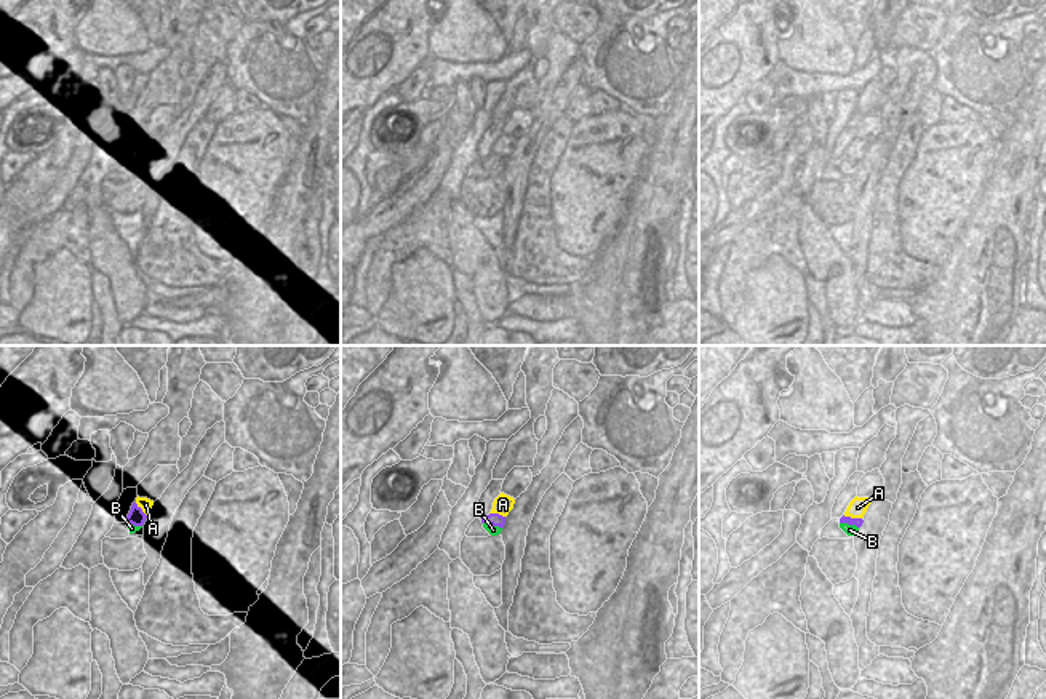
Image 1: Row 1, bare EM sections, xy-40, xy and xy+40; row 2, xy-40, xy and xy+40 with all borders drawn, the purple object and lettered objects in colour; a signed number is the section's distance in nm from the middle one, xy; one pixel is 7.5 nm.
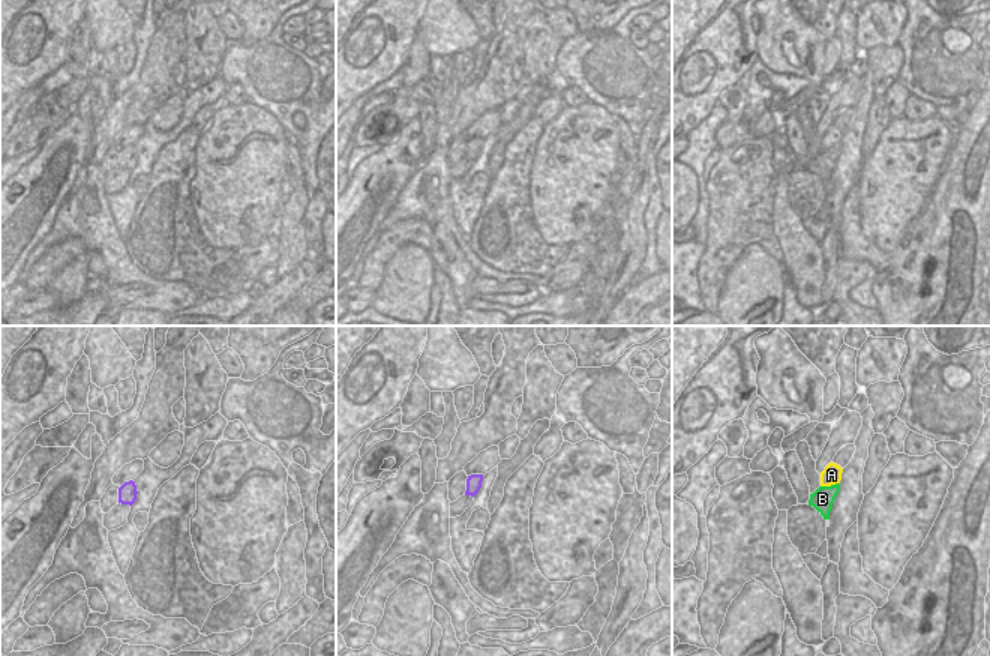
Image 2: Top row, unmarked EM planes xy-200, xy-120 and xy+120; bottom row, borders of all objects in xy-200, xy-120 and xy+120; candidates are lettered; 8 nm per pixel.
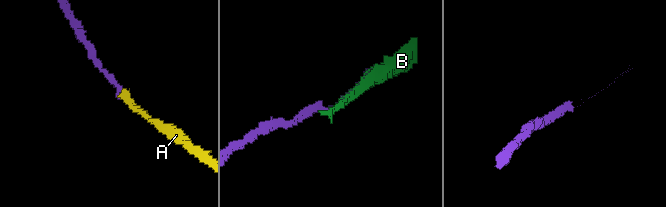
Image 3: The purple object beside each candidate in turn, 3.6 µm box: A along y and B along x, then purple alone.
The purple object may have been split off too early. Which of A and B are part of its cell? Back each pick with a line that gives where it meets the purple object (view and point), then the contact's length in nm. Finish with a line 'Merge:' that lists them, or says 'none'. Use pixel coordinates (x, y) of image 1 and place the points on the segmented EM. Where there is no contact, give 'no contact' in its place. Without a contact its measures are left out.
A: xy+40 (853, 519) | 150 nm
Merge: A

